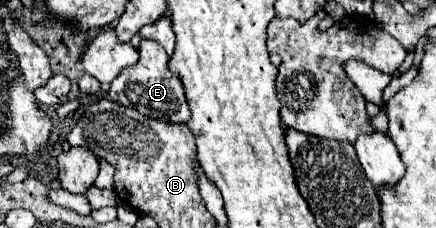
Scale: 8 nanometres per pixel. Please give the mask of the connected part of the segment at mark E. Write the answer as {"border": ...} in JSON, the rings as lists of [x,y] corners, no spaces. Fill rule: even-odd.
{"border":[[[142,39],[138,51],[140,51],[138,63],[126,67],[112,81],[112,87],[108,91],[110,99],[120,105],[134,107],[138,113],[154,117],[154,119],[162,119],[168,123],[186,123],[190,117],[190,109],[184,97],[184,85],[180,77],[168,69],[168,55],[152,39]]]}

